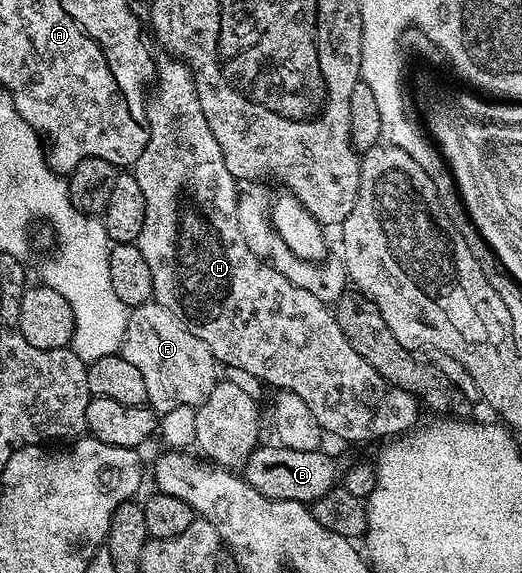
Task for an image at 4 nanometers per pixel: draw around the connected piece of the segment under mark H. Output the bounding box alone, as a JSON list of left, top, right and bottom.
[132,57,419,443]

